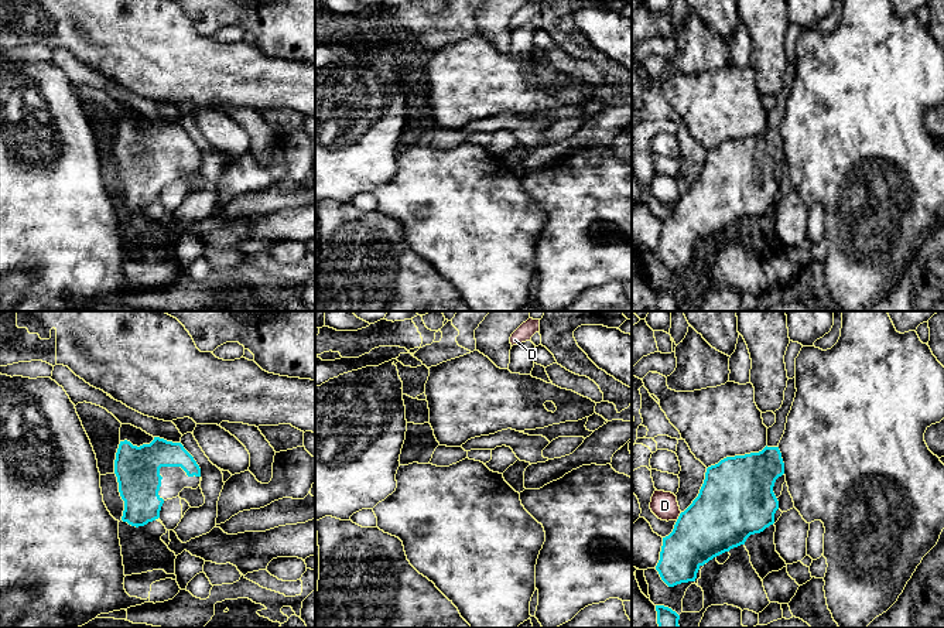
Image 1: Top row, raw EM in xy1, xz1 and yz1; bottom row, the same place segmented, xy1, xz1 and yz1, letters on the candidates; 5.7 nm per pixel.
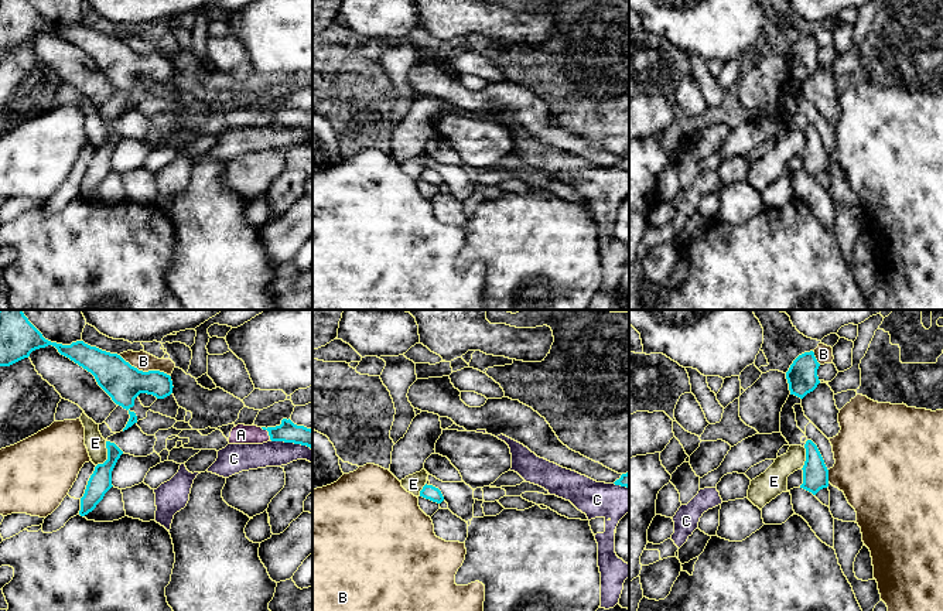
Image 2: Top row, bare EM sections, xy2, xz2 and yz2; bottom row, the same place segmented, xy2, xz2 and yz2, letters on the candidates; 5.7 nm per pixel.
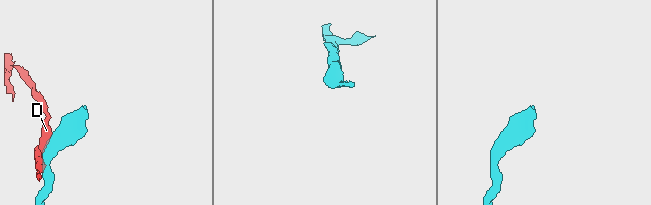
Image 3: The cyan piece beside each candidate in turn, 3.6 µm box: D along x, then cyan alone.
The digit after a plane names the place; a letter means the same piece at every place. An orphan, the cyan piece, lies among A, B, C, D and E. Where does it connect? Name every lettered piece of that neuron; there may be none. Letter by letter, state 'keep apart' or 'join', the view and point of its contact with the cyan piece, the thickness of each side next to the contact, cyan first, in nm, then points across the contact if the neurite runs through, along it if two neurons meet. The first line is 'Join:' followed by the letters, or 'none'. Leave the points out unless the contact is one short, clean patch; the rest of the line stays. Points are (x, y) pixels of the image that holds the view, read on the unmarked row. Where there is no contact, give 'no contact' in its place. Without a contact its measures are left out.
Join: none
A: keep apart; contact xy2 (267, 113); calibres 120 and 110 nm; border xy2 (260, 111), (267, 115), (270, 122)
B: keep apart; contact xy2 (144, 55); calibres 220 and 110 nm
C: keep apart; contact xy2 (291, 125); calibres 120 and 140 nm
D: keep apart; contact yz1 (679, 200); calibres 380 and 150 nm; border yz1 (681, 195), (676, 202)
E: keep apart; contact xy2 (108, 139); calibres 130 and 110 nm

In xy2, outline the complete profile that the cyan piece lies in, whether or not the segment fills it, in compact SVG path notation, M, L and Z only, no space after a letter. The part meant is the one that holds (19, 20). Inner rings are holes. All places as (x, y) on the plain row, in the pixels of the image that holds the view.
M0 0L0 50L10 50L35 33L52 28L58 35L88 55L112 83L129 93L140 76L164 82L172 76L171 59L160 54L143 55L120 38L90 30L83 24L62 28L51 25L27 0Z

